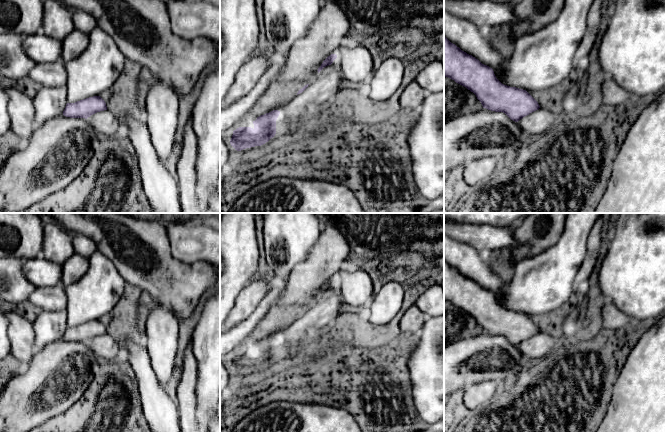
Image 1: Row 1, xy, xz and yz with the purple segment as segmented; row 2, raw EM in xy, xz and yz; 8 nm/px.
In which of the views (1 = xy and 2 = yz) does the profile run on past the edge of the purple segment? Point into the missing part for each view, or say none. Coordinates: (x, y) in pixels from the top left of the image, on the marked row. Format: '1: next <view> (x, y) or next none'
1: next none
2: next none

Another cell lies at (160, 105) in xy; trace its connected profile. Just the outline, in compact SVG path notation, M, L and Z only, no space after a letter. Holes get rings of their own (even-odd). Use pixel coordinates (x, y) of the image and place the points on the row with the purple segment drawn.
M148 79L150 88L142 100L144 119L153 147L161 159L172 153L178 125L179 101L172 87L157 79Z

